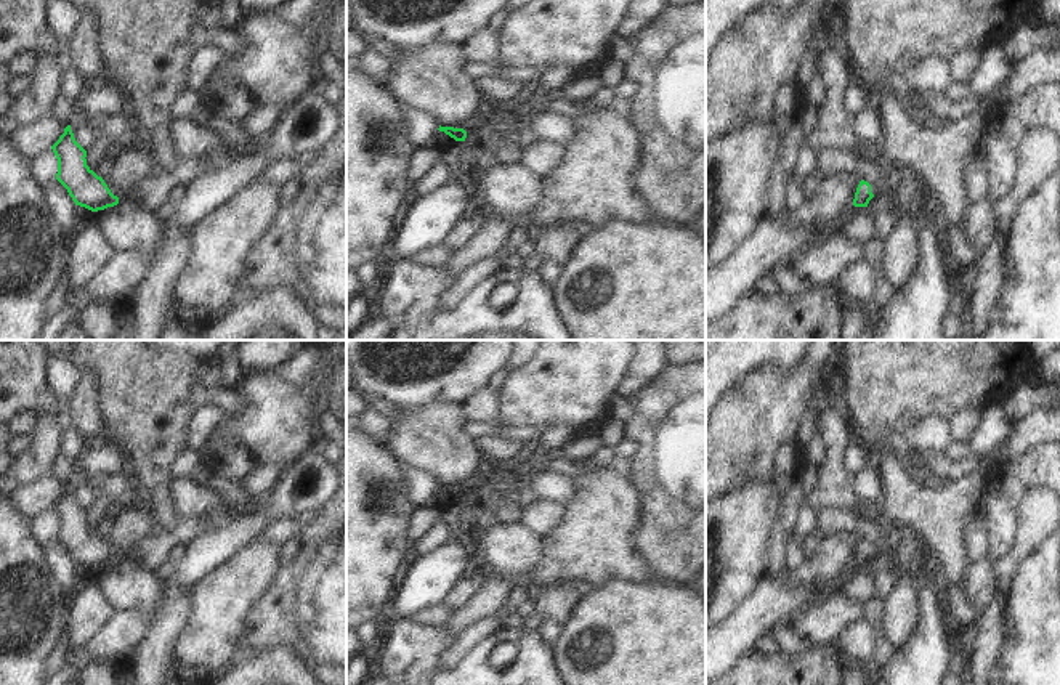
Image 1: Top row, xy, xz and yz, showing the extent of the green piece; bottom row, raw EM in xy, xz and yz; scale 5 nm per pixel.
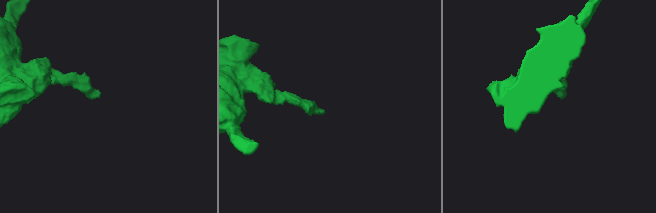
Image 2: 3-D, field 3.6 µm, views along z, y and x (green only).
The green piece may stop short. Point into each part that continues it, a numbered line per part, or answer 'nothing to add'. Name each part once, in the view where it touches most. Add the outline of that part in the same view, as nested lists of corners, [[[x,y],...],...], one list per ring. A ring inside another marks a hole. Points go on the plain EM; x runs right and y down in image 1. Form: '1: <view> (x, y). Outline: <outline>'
nothing to add.

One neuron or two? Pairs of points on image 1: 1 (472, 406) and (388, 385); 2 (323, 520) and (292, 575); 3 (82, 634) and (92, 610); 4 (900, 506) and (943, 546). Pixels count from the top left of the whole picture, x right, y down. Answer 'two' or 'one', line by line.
1: two
2: one
3: one
4: one

